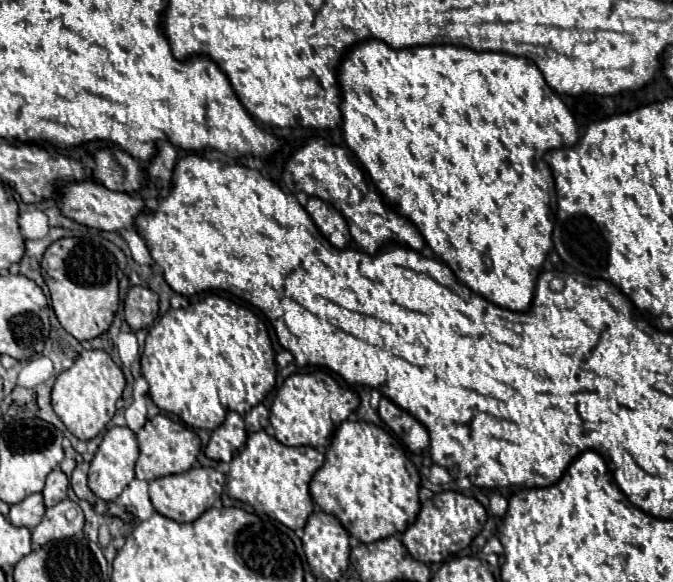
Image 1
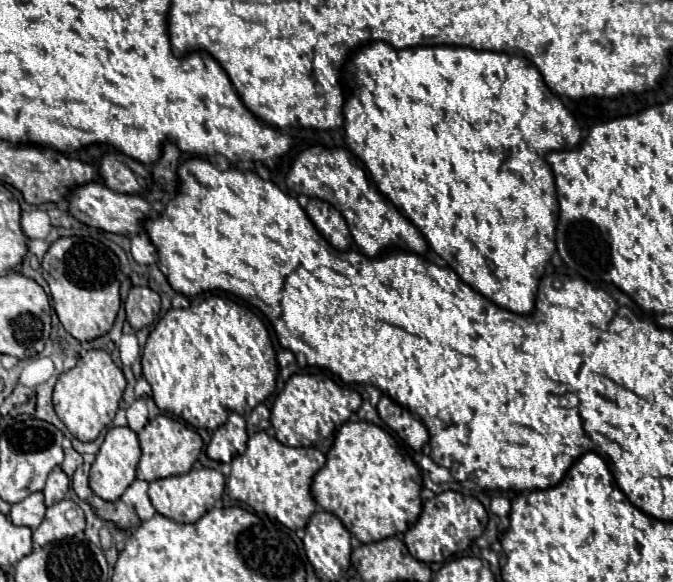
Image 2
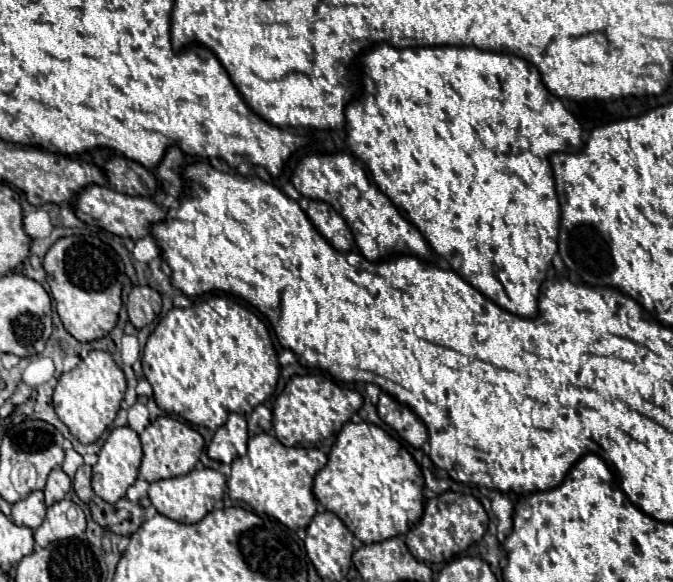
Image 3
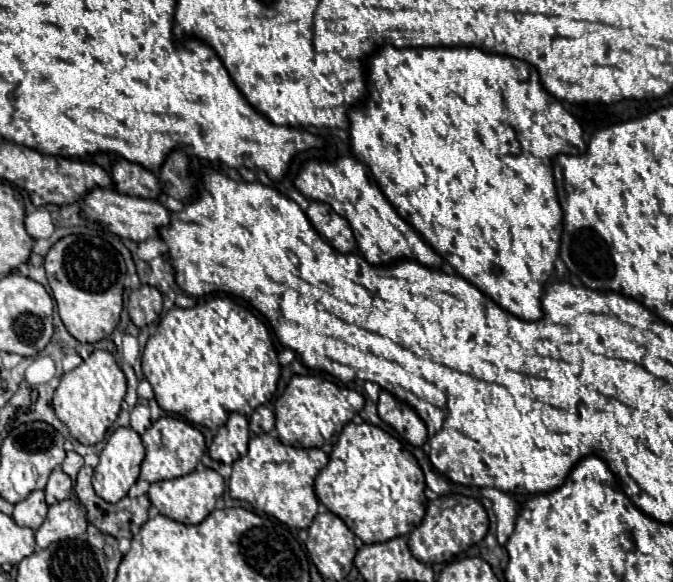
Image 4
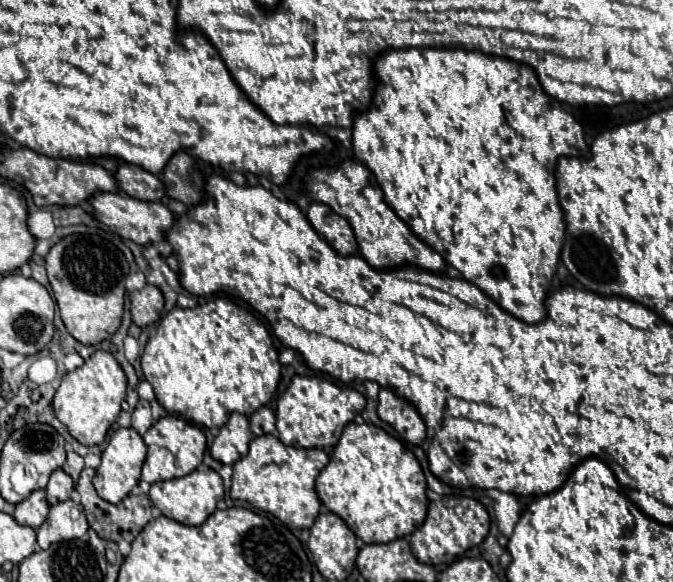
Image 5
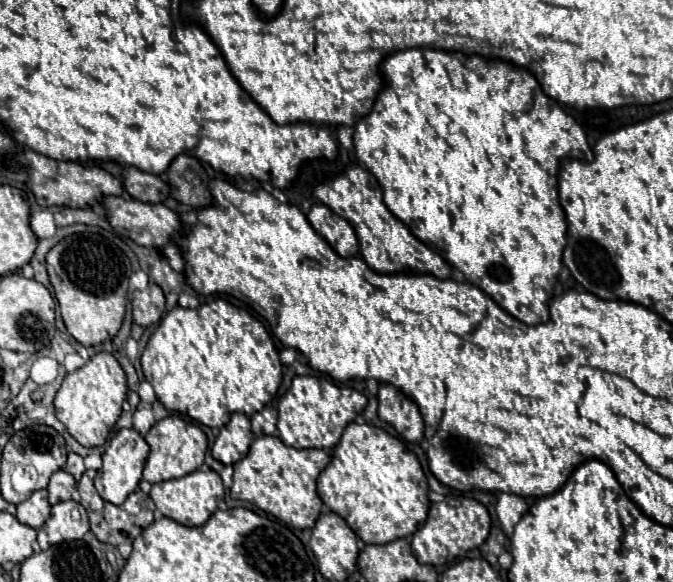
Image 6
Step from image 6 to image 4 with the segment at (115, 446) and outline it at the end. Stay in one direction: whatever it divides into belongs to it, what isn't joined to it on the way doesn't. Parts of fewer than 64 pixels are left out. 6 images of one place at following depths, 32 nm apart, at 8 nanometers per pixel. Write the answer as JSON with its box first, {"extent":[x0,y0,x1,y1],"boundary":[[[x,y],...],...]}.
{"extent":[92,428,144,502],"boundary":[[[116,428],[104,450],[100,452],[100,462],[98,466],[94,468],[94,476],[92,476],[92,486],[96,490],[96,494],[100,498],[104,498],[106,502],[118,502],[122,500],[130,486],[134,486],[134,482],[138,480],[138,474],[140,474],[140,464],[144,460],[144,446],[142,446],[142,440],[138,436],[138,432],[134,432],[132,428]]]}

